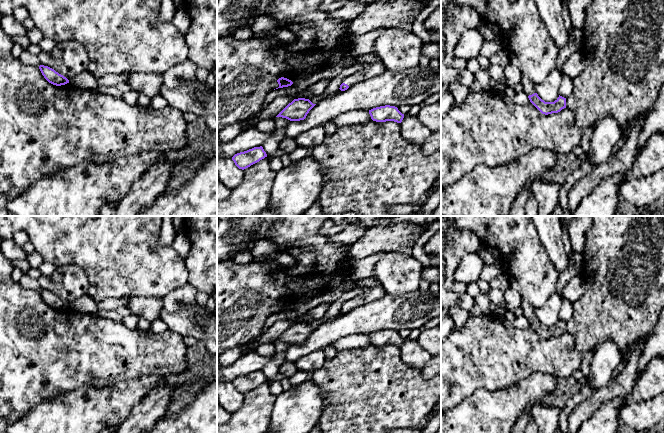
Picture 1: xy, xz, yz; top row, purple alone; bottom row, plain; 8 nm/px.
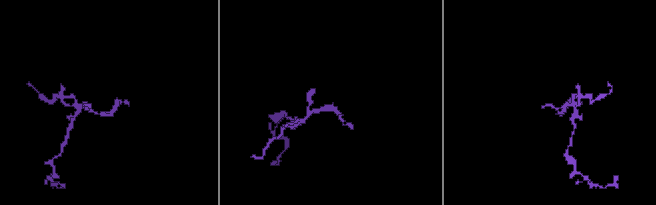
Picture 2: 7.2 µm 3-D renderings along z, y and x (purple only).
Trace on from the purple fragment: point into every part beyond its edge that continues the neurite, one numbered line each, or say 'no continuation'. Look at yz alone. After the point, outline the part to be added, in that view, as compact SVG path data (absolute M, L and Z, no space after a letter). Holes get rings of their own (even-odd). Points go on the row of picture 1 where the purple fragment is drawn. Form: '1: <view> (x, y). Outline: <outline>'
1: yz (527, 85). Outline: M522 75L520 84L522 86L523 91L528 96L536 93L535 89L534 89L534 85L533 85L532 81L528 77Z

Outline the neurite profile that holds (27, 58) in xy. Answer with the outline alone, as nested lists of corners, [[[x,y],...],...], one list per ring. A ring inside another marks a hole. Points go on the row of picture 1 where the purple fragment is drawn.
[[[24,50],[23,53],[19,56],[19,59],[26,65],[32,65],[35,67],[39,67],[41,65],[38,56],[31,54],[26,50]]]

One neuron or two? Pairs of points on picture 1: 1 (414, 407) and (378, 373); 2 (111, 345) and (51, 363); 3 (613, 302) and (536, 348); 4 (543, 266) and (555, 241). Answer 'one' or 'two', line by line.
1: one
2: one
3: two
4: two

